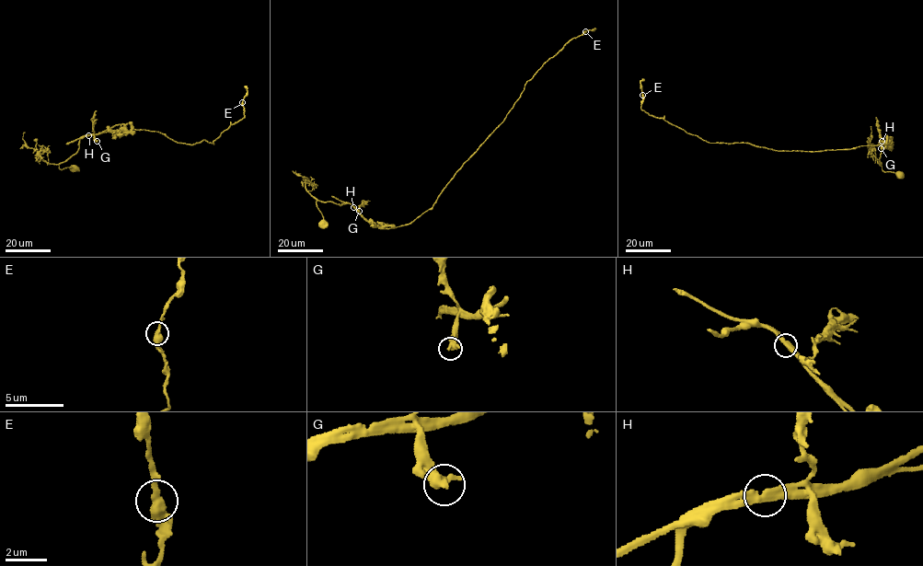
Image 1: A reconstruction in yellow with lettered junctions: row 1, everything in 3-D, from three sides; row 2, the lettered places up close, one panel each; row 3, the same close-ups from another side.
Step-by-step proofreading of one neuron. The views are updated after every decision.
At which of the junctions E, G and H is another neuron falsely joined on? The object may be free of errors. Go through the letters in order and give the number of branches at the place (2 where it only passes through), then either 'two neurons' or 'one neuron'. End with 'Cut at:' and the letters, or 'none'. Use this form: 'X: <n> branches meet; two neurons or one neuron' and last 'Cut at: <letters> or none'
E: 2 branches meet; one neuron
G: 2 branches meet; one neuron
H: 2 branches meet; two neurons
Cut at: H

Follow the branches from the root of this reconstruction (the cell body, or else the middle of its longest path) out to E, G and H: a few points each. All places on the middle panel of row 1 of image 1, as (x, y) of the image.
E: (323, 223), (317, 201), (350, 203), (383, 228), (410, 224), (503, 121), (526, 82), (585, 31)
G: (323, 223), (317, 201), (340, 205), (350, 203), (359, 211)
H: (323, 223), (317, 201), (340, 205), (350, 203), (353, 207)

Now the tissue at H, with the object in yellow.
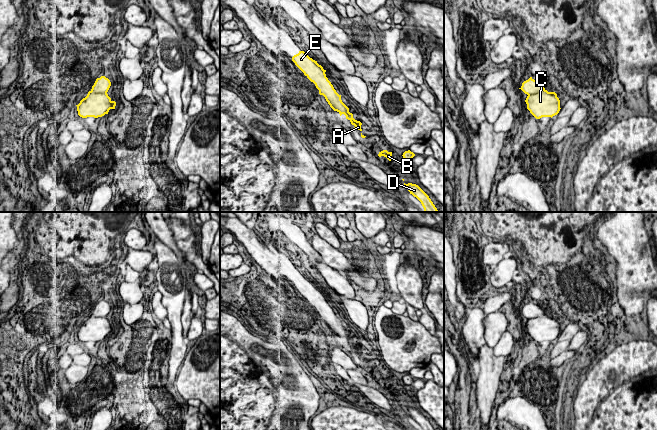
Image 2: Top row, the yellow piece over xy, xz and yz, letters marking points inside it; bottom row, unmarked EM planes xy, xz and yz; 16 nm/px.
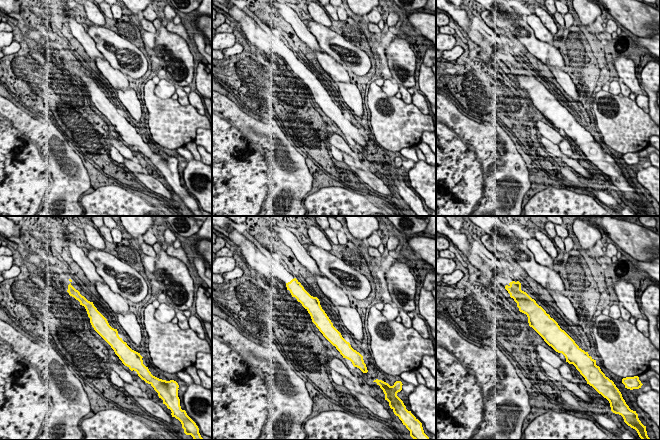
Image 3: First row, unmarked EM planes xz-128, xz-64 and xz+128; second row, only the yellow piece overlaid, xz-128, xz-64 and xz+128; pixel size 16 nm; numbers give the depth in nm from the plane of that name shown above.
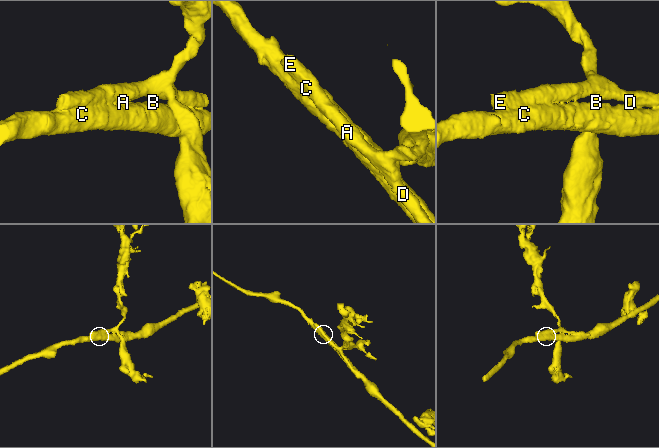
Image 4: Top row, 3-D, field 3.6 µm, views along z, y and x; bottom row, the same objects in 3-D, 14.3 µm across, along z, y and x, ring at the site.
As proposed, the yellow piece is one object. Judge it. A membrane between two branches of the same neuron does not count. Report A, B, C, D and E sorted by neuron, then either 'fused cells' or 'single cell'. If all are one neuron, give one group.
groups A D E / B C; fused cells

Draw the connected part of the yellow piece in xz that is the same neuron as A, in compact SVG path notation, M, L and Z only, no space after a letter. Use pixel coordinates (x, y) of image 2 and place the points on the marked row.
M299 51L298 54L294 55L292 61L304 75L317 86L319 93L332 104L340 116L344 114L351 124L355 126L354 128L362 131L362 123L353 118L353 114L349 112L349 108L342 102L341 95L336 92L333 85L326 77L326 70L324 70L317 61L310 58L304 51Z

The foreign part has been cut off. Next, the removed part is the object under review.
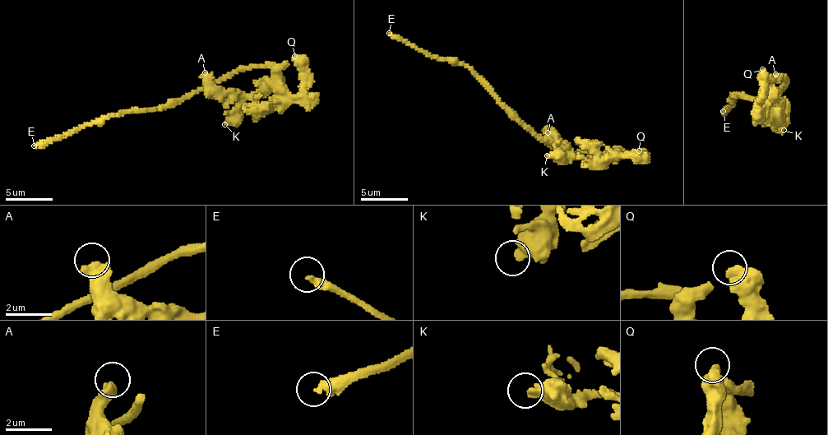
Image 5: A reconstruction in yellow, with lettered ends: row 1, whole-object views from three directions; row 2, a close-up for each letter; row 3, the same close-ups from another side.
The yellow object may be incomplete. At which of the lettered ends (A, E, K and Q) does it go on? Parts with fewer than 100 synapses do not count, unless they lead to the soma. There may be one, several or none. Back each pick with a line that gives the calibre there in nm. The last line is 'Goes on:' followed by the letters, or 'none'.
E: calibre 360 nm
Goes on: E

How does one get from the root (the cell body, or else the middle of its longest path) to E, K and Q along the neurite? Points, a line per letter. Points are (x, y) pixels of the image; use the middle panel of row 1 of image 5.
E: (525, 123), (467, 67), (419, 51), (389, 33)
K: (525, 123), (545, 140), (557, 141), (565, 157), (556, 159), (547, 155)
Q: (525, 123), (545, 140), (564, 141), (576, 156), (599, 159), (605, 157), (633, 156), (641, 154), (639, 150)

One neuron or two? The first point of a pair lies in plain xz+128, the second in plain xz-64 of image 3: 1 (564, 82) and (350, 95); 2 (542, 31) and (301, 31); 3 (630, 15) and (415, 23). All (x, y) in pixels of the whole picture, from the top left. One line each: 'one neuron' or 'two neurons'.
1: one neuron
2: two neurons
3: one neuron

